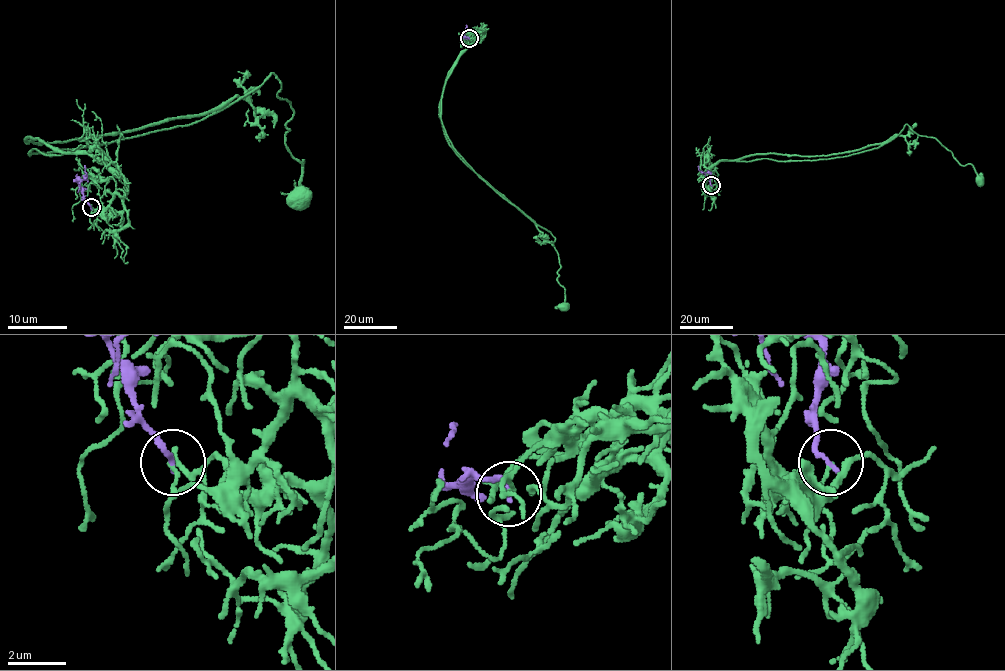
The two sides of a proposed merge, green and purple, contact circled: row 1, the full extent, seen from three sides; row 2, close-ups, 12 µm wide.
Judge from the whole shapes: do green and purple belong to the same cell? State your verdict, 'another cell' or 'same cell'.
another cell

